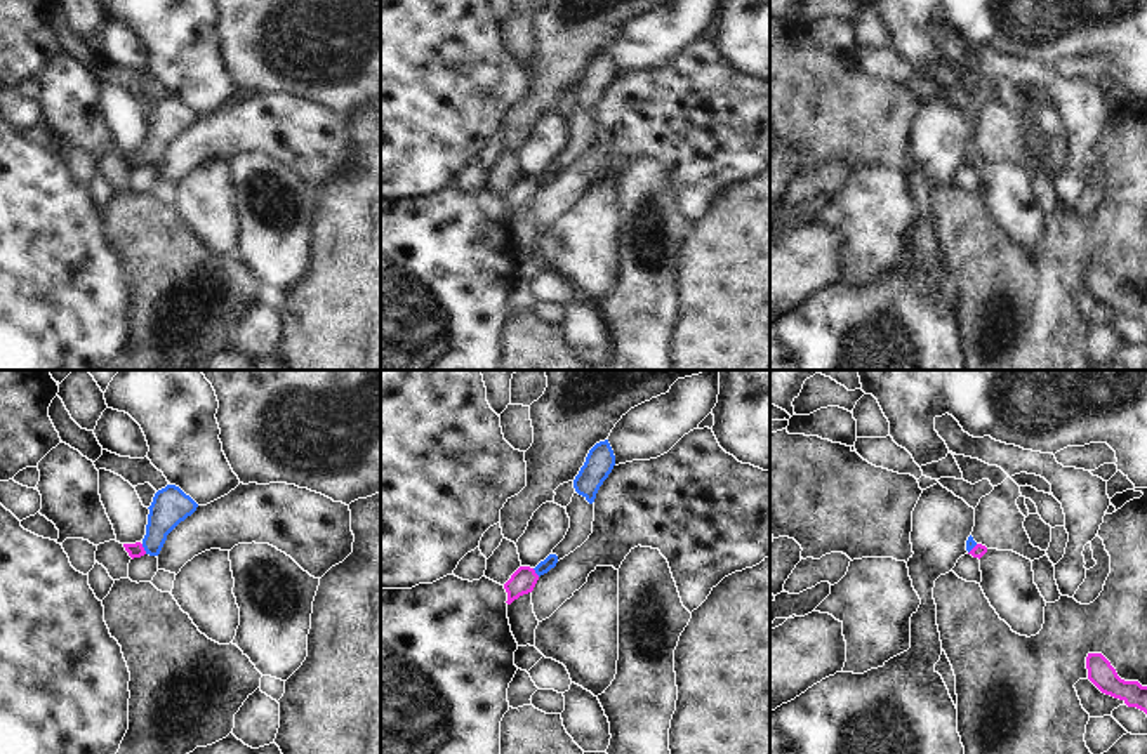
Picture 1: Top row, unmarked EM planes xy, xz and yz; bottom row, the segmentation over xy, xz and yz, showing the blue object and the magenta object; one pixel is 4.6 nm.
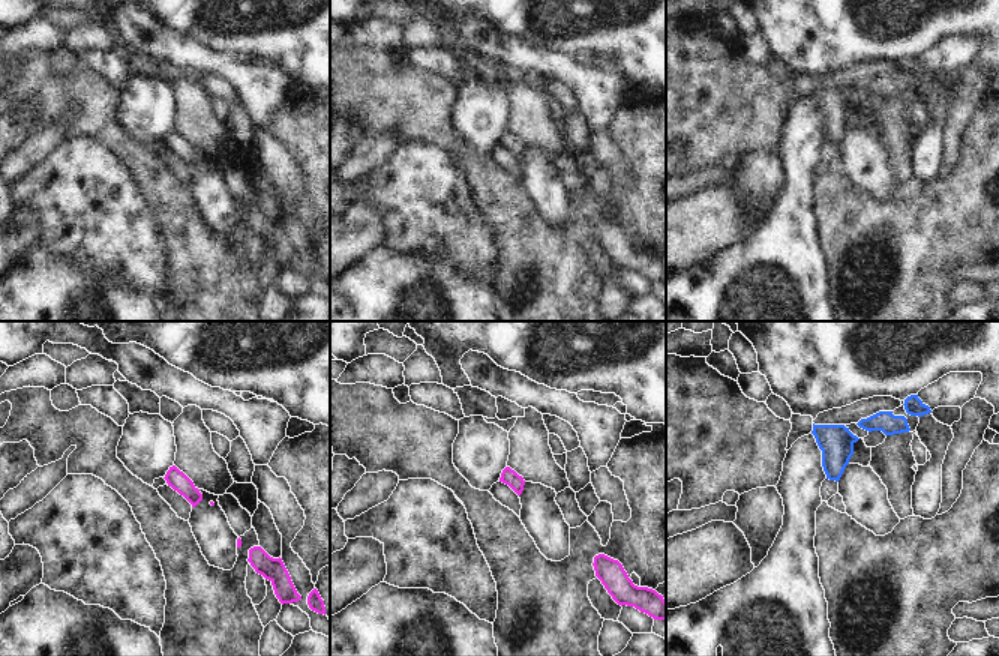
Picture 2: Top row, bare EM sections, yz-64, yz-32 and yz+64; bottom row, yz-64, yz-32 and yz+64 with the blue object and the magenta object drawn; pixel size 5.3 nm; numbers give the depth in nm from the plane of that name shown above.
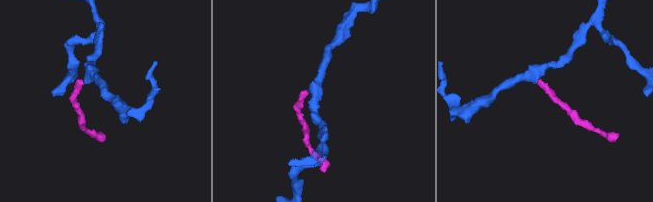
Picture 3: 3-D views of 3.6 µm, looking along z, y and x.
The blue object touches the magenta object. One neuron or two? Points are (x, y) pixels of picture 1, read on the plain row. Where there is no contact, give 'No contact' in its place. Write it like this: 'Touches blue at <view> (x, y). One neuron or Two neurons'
Touches blue at xy (145, 160). One neuron.

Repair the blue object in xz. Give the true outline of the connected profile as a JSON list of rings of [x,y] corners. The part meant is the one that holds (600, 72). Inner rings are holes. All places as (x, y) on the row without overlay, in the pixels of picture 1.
[[[608,50],[596,54],[589,61],[584,76],[574,90],[575,103],[593,115],[600,97],[608,89],[613,76],[615,66]]]

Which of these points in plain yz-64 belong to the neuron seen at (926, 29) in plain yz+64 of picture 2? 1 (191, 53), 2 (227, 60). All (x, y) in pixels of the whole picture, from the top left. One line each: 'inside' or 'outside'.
1: outside
2: outside

